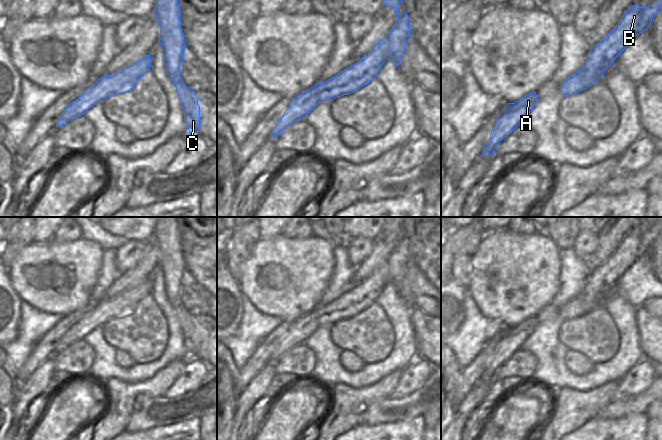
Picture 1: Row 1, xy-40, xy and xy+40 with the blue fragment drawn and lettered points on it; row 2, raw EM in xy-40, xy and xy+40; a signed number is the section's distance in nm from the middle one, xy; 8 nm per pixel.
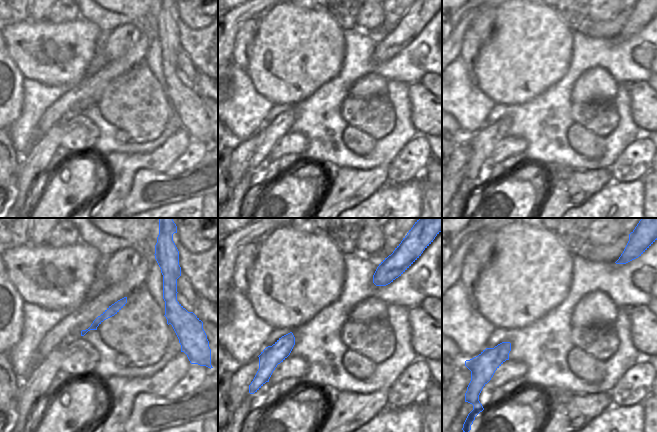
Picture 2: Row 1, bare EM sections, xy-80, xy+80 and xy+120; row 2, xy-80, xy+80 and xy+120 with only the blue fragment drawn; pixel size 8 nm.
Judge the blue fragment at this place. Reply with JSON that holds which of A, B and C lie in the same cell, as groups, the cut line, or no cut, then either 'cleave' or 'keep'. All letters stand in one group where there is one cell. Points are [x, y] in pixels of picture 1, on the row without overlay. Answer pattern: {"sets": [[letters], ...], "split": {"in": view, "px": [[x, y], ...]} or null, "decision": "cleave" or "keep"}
{"sets": [["A", "B"], ["C"]], "split": {"in": "xy", "px": [[406, 267], [398, 272], [389, 282]]}, "decision": "cleave"}

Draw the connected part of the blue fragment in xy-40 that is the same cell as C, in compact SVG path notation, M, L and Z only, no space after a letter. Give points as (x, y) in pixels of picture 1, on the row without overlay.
M156 217L154 237L159 250L158 267L162 270L166 296L170 300L184 334L184 344L189 359L200 352L200 330L194 313L187 311L180 302L180 290L184 284L184 258L180 250L180 232L176 217Z

